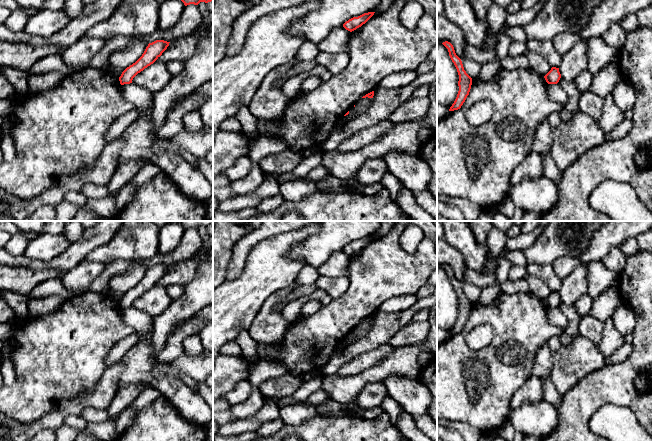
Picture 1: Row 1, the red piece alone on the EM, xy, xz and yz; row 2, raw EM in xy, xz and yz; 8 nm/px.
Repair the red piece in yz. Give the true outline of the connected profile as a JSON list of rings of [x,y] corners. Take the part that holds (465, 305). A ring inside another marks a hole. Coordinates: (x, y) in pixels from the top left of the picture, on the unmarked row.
[[[445,265],[442,268],[448,273],[449,280],[452,286],[454,287],[459,299],[459,305],[458,305],[459,315],[454,327],[449,333],[449,335],[454,335],[461,332],[467,320],[469,319],[472,309],[472,302],[464,294],[462,285],[456,279],[453,269],[448,265]]]

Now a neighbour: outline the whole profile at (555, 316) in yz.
[[[559,307],[548,308],[547,309],[547,318],[548,318],[548,321],[553,325],[557,325],[560,327],[567,326],[567,318]]]

